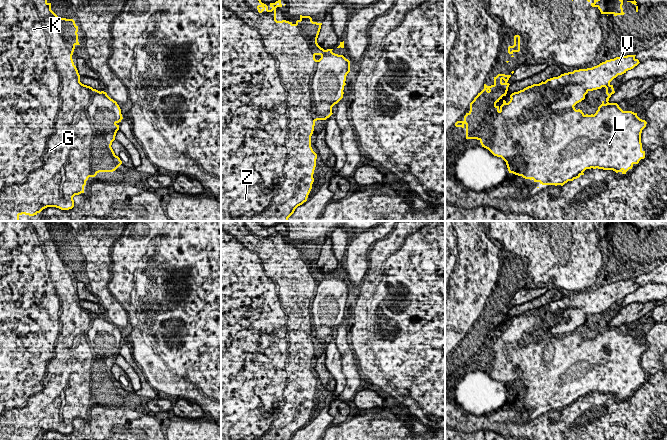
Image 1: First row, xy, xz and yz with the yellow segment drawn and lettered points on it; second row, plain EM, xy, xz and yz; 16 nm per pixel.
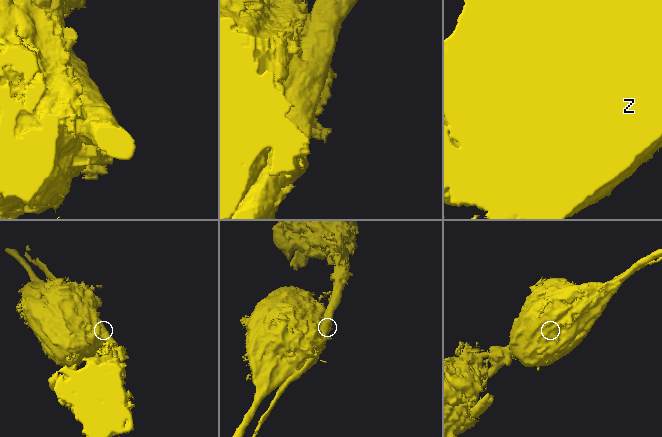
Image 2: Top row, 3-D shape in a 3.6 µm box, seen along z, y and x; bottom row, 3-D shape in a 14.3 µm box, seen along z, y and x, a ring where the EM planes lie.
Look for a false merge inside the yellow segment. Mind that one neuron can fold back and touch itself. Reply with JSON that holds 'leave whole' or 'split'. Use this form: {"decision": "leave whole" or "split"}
{"decision": "split"}

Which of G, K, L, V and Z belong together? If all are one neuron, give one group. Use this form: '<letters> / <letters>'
G K L Z / V

